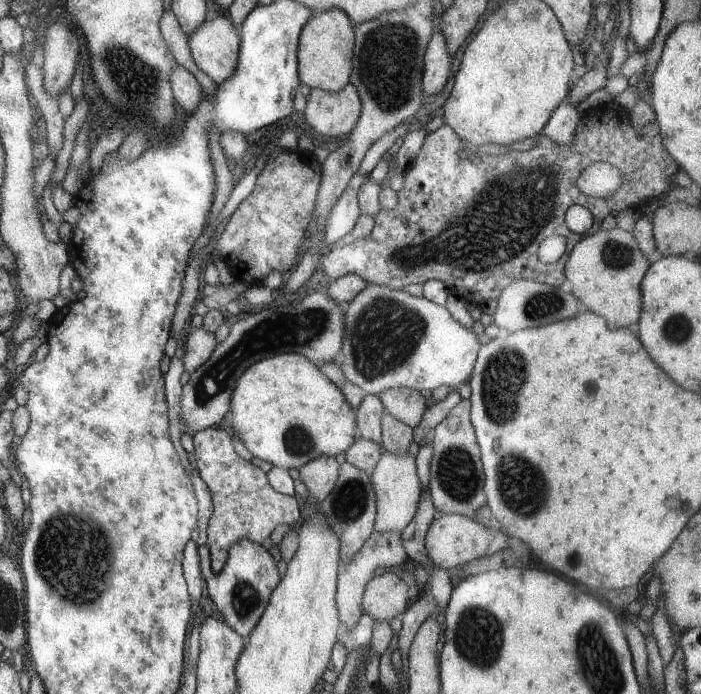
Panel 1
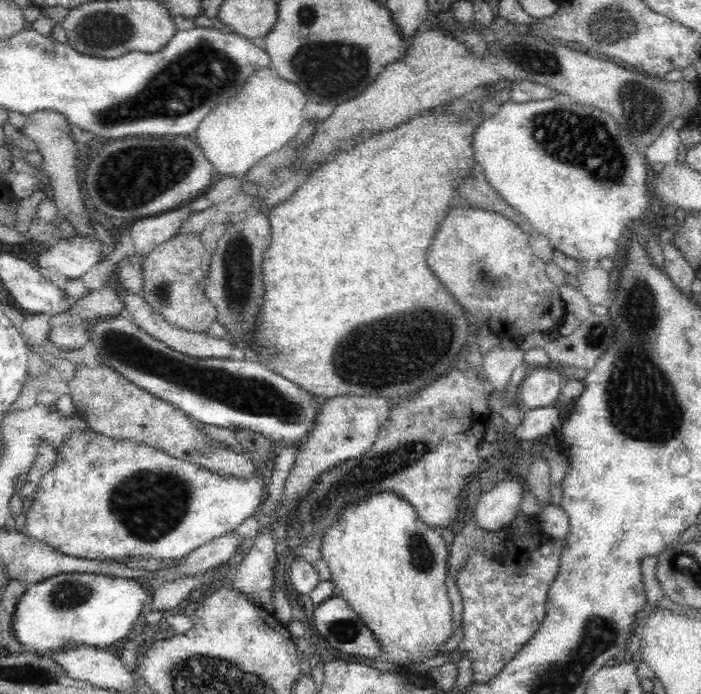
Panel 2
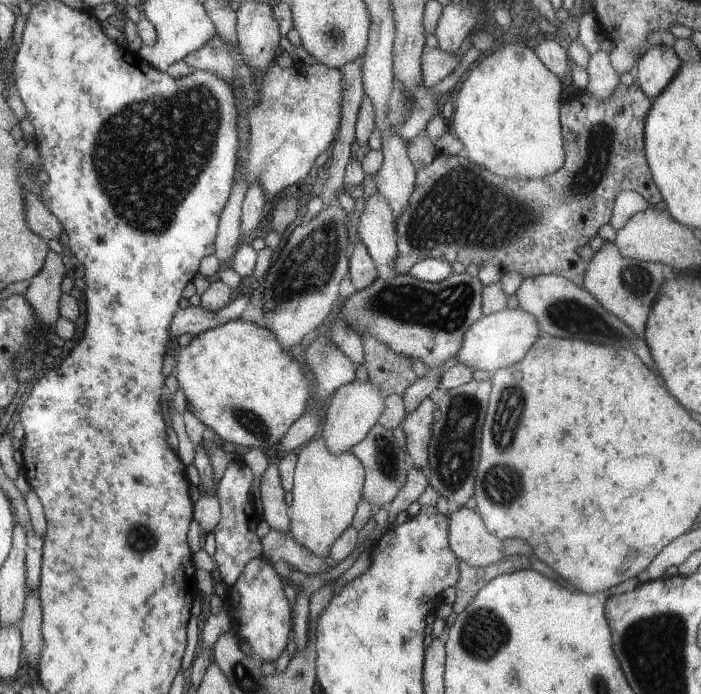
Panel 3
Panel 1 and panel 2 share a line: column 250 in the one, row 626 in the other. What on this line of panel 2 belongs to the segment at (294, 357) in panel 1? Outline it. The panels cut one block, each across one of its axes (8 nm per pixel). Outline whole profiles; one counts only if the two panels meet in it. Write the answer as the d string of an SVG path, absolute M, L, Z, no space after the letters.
M384 491L383 493L370 495L357 503L349 504L349 507L346 507L339 514L337 521L323 536L322 555L323 559L328 562L328 568L330 570L328 579L333 582L335 593L339 594L350 605L350 608L360 617L364 626L372 631L374 639L376 639L376 642L380 645L380 651L384 651L384 655L386 655L388 661L396 664L396 670L410 666L415 662L422 662L422 660L426 660L426 658L440 655L441 651L439 648L447 644L447 641L454 632L452 627L452 602L446 591L446 563L448 560L448 551L446 542L443 540L442 536L418 517L414 507L412 507L410 503L404 501L404 499L398 497L398 495L394 493Z

